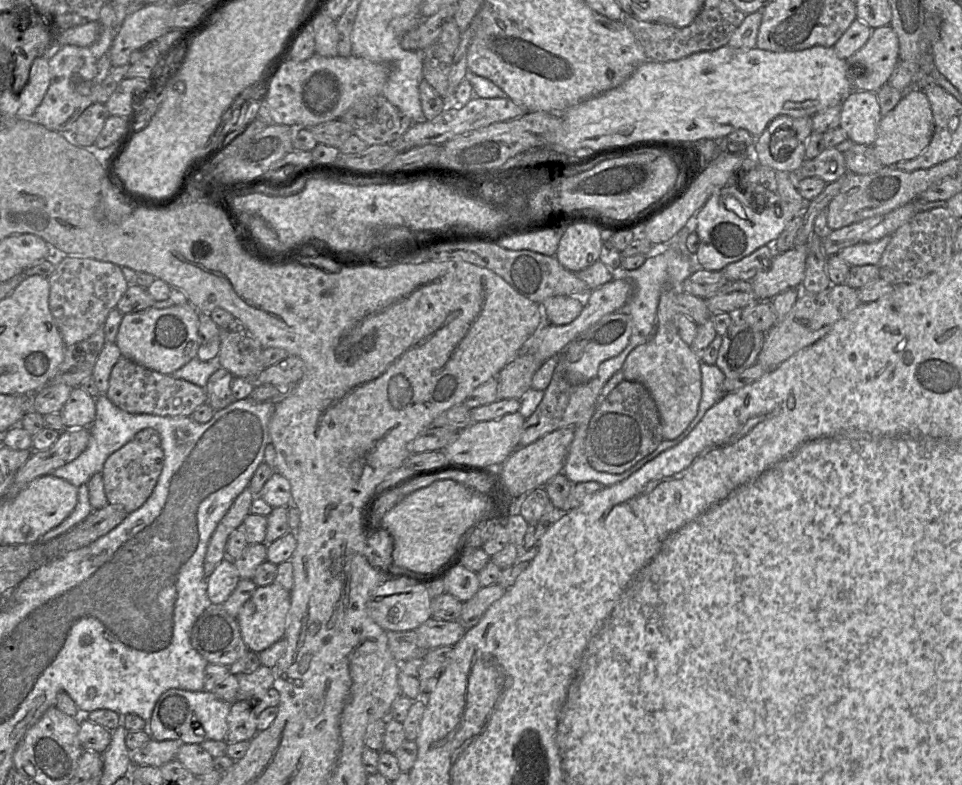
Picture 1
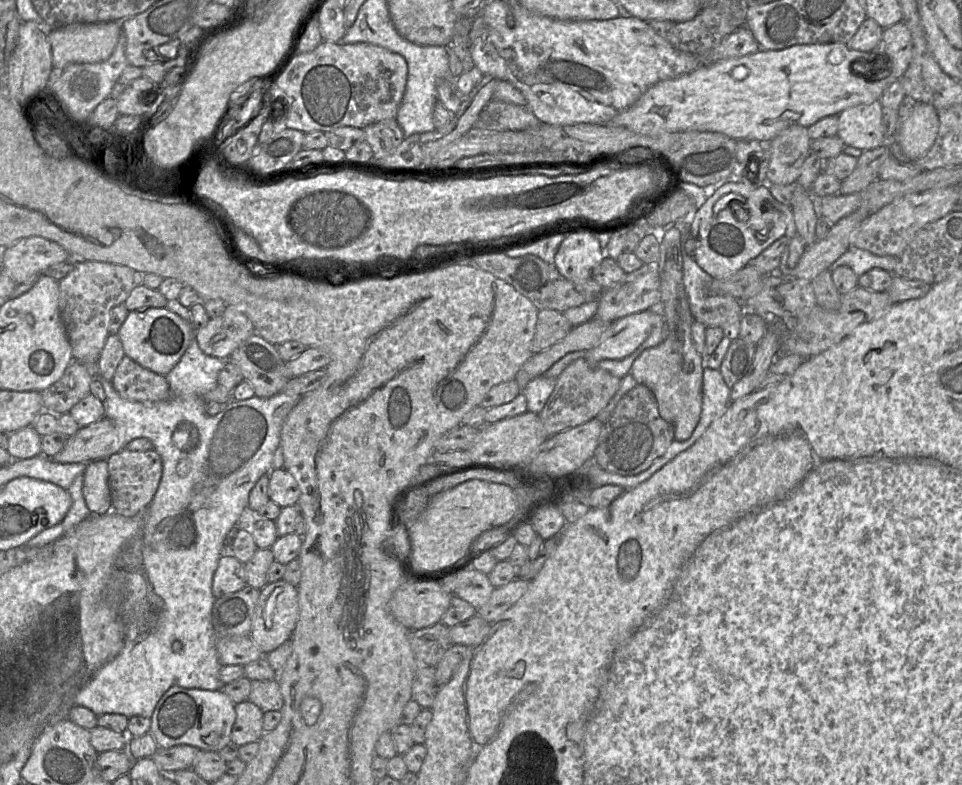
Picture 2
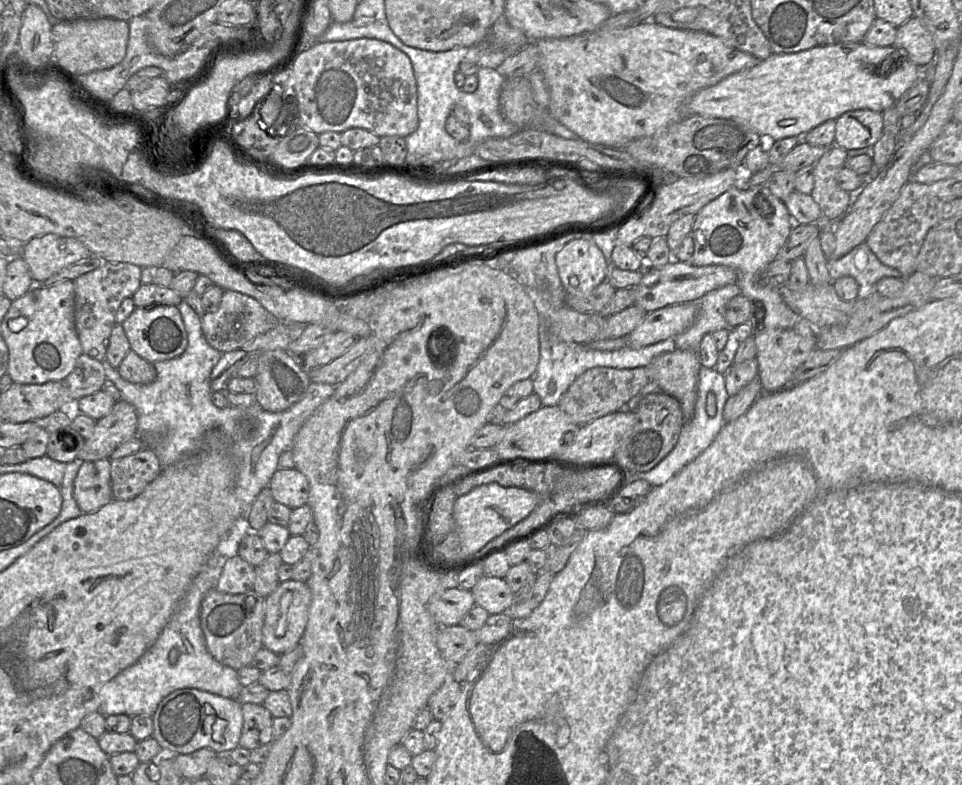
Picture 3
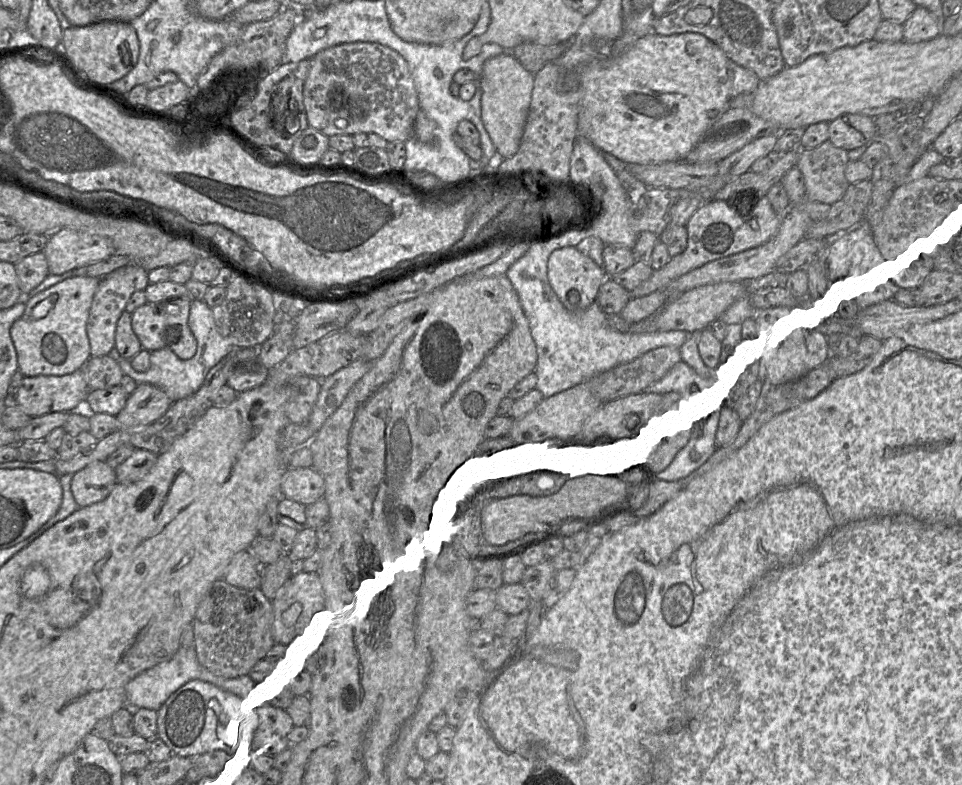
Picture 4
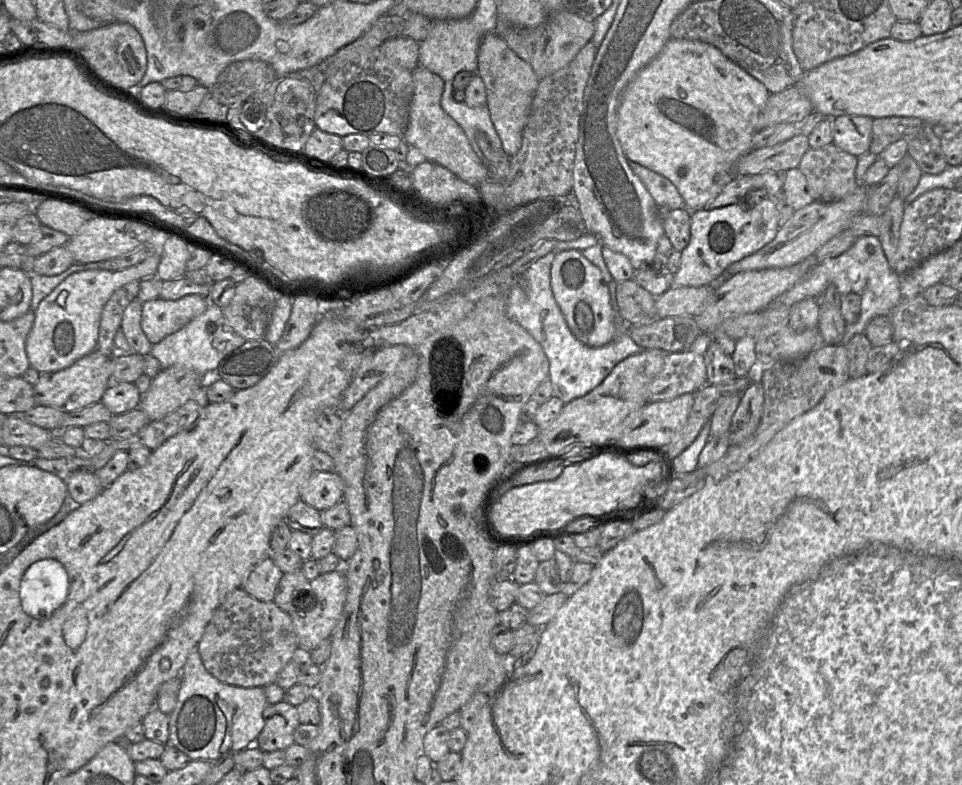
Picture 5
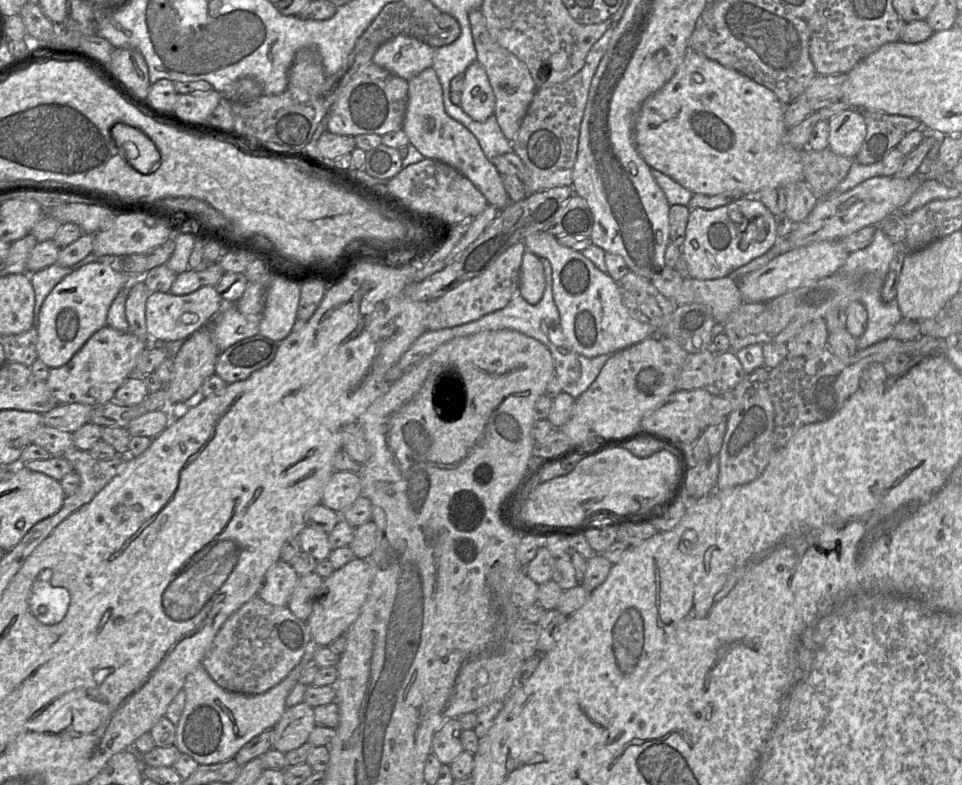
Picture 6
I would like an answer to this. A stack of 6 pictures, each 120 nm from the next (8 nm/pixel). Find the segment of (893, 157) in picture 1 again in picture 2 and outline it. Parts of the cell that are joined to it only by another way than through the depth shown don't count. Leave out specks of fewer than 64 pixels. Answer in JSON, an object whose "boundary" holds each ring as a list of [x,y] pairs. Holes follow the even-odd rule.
{"boundary":[[[916,102],[909,116],[901,119],[895,142],[907,158],[915,161],[931,148],[938,129],[937,110],[931,104]]]}

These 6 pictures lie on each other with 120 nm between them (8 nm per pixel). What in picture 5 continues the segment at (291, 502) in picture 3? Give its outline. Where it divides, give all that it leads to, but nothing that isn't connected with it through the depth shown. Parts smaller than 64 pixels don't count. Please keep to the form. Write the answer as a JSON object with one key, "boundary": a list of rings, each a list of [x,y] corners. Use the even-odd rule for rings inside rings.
{"boundary":[[[314,471],[300,491],[300,500],[318,511],[343,500],[344,482],[334,471]]]}

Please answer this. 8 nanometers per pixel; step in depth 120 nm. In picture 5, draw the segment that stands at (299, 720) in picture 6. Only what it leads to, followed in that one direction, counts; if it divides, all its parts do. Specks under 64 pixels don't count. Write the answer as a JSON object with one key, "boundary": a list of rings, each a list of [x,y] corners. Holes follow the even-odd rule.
{"boundary":[[[286,702],[268,704],[263,718],[265,725],[253,746],[263,752],[274,752],[284,751],[295,743],[294,732],[300,725],[295,706]]]}

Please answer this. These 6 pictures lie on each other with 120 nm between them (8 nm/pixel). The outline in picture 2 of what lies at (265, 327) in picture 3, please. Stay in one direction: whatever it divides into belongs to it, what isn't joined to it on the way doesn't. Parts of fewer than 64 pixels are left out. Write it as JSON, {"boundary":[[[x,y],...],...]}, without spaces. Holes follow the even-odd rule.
{"boundary":[[[227,305],[221,316],[210,319],[205,327],[195,331],[195,339],[205,354],[227,360],[252,334],[254,327],[249,318],[236,307]]]}

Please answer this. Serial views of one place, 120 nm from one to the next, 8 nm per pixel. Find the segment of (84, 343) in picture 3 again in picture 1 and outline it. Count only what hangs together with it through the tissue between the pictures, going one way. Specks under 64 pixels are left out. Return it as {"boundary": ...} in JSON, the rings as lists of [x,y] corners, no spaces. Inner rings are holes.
{"boundary":[[[66,257],[48,280],[50,312],[66,346],[87,339],[104,326],[108,314],[129,286],[120,266],[92,258]]]}

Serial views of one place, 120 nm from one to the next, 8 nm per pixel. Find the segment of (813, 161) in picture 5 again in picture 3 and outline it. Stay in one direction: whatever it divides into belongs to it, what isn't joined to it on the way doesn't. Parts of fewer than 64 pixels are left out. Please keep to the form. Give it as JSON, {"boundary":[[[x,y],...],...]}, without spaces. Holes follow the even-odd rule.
{"boundary":[[[832,145],[814,166],[814,184],[810,195],[828,221],[839,220],[854,198],[854,194],[841,189],[836,181],[847,159],[847,151]]]}

